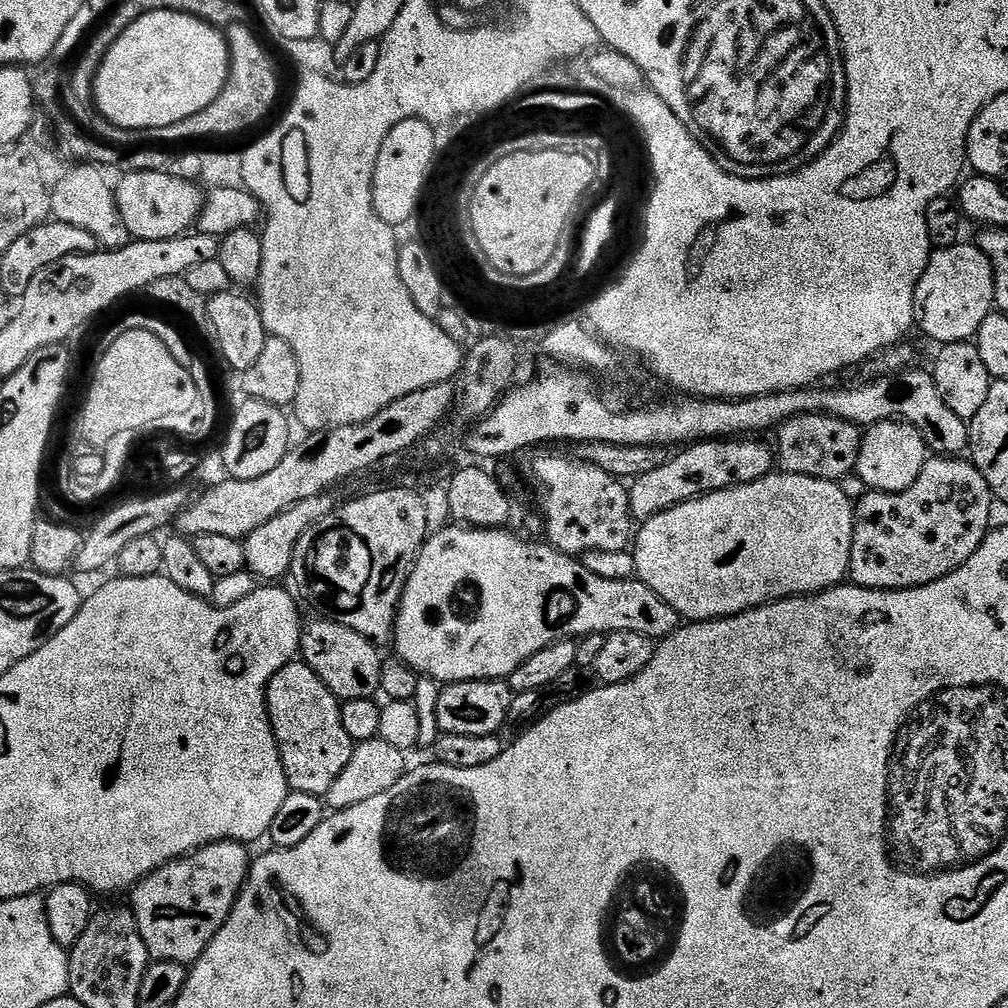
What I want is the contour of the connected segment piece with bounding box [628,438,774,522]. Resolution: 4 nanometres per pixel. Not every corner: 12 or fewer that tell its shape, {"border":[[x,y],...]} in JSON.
{"border":[[756,438],[693,442],[628,488],[643,522],[771,476]]}

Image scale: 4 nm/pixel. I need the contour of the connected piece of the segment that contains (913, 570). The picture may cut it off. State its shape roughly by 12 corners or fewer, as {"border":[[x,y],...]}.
{"border":[[968,458],[855,501],[851,583],[946,578],[988,535],[994,497]]}

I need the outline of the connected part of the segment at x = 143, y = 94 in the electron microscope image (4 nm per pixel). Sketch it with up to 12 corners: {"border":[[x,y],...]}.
{"border":[[147,12],[110,46],[95,111],[173,126],[226,86],[225,33]]}

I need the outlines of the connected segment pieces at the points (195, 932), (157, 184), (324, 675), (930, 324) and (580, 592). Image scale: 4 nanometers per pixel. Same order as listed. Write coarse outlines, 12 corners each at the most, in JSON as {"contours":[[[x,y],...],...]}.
{"contours":[[[219,840],[131,889],[153,961],[196,963],[244,888]],[[169,171],[115,185],[129,237],[169,240],[199,221],[200,184]],[[331,618],[303,625],[303,663],[337,700],[381,695],[381,649]],[[975,243],[937,248],[914,290],[915,327],[971,341],[995,303]],[[502,528],[420,547],[395,655],[438,685],[507,681],[565,638],[659,642],[635,578]]]}

